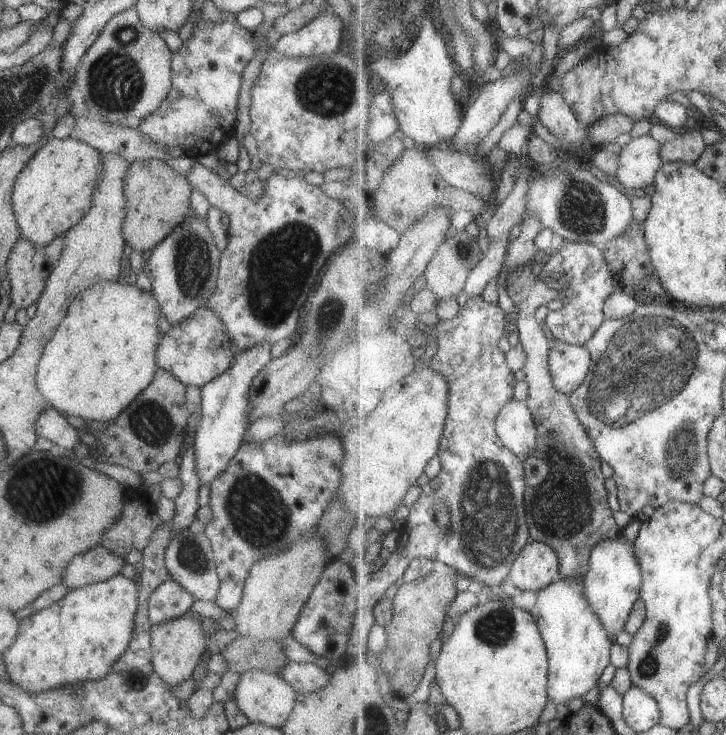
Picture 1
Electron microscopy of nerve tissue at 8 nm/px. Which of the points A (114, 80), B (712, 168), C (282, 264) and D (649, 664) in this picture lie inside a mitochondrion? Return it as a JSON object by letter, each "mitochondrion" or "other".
{"A":"mitochondrion","B":"other","C":"mitochondrion","D":"mitochondrion"}

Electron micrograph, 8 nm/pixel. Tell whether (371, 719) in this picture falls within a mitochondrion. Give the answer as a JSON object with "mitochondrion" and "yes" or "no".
{"mitochondrion":"yes"}

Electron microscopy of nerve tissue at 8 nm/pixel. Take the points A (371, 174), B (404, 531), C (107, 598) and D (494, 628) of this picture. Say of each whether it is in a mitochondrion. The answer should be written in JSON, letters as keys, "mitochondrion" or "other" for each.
{"A":"other","B":"other","C":"other","D":"mitochondrion"}

